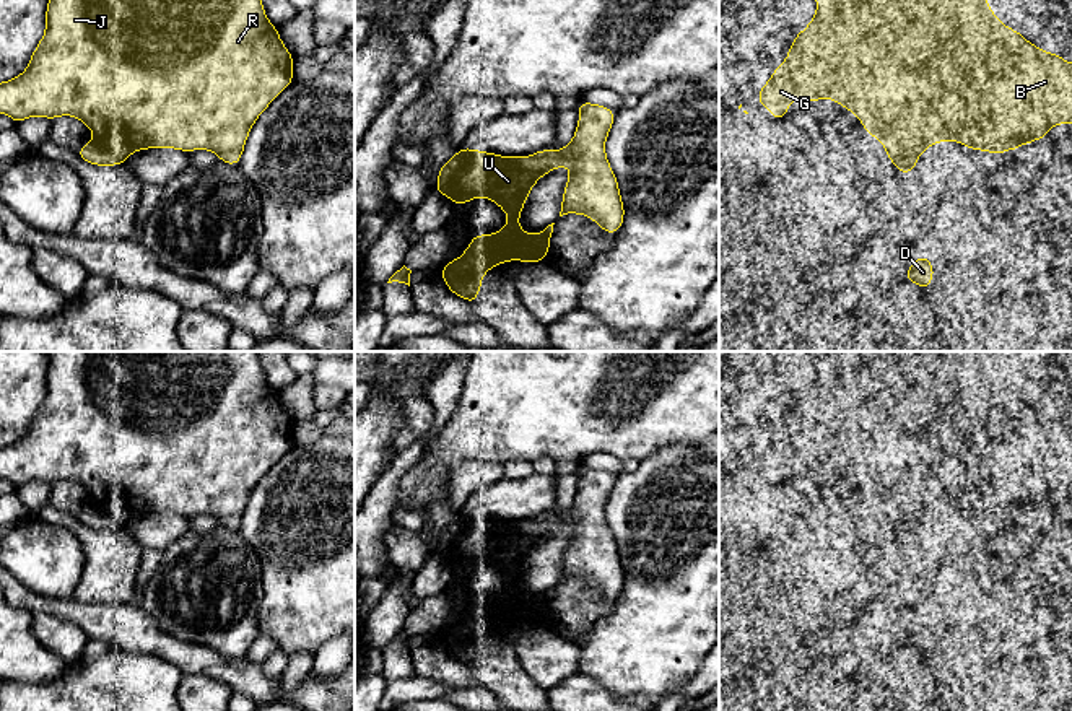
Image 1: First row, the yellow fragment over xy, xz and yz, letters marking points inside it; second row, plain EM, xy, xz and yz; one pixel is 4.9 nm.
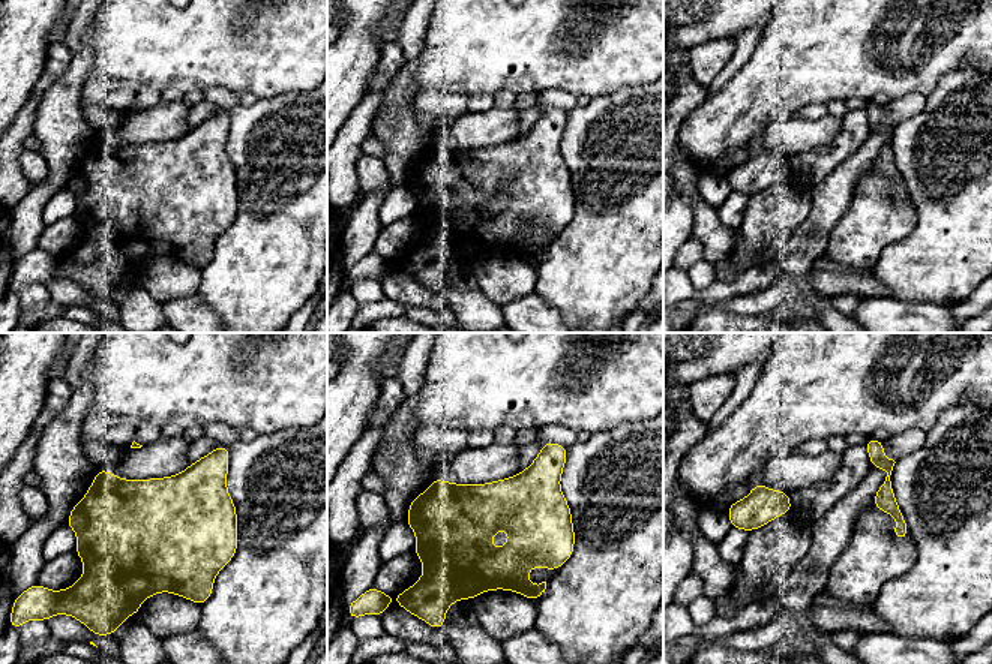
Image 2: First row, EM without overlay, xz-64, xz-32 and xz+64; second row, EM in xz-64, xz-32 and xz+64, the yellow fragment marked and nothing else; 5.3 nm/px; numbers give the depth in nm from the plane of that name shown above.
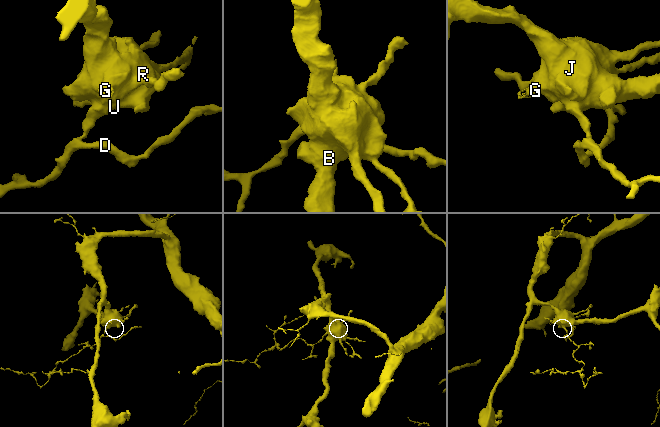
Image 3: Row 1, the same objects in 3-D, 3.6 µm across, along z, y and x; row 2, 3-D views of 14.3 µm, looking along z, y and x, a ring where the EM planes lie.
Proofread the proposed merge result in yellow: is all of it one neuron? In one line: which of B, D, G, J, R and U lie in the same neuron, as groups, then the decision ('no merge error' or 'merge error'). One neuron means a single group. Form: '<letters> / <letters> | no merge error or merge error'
B G J R U / D | merge error

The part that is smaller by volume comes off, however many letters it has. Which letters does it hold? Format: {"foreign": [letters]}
{"foreign": ["D"]}

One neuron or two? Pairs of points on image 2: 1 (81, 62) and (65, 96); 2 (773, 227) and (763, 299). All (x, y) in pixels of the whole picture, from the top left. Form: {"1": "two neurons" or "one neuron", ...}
{"1": "one neuron", "2": "two neurons"}

